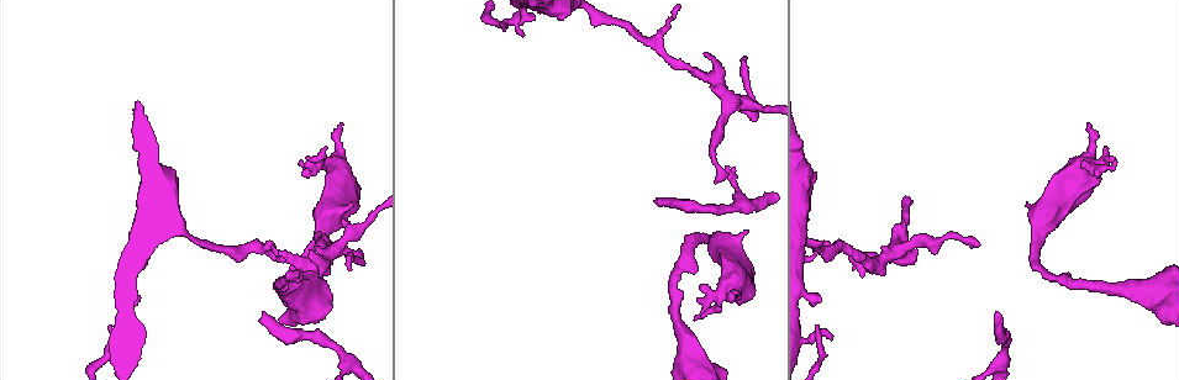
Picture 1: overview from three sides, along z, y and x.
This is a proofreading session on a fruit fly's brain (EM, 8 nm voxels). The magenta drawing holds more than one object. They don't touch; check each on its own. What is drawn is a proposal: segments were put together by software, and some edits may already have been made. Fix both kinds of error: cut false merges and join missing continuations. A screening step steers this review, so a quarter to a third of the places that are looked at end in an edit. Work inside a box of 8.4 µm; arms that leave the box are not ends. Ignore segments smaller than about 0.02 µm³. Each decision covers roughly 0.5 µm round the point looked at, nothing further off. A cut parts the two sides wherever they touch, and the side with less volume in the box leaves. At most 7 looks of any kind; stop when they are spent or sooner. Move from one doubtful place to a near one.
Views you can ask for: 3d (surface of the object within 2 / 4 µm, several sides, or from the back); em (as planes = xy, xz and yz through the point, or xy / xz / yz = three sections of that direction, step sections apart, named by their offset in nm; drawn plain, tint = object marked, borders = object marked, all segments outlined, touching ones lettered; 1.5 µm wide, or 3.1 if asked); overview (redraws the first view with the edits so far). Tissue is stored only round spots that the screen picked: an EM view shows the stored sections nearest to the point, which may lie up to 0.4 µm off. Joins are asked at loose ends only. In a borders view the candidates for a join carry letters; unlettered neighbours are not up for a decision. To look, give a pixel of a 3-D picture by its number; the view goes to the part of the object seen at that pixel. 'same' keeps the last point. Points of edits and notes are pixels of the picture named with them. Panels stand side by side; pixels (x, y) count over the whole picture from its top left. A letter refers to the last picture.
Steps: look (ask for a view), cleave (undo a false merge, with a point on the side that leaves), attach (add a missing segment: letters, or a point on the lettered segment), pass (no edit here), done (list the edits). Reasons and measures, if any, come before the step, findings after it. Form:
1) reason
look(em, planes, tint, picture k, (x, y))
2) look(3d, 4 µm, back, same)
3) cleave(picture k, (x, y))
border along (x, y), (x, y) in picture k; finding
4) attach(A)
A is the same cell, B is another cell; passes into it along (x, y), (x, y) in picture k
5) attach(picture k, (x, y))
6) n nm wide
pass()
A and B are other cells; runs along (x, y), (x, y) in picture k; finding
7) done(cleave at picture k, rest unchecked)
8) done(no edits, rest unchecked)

an open end
look(em, planes, borders, picture 1, (657, 201))

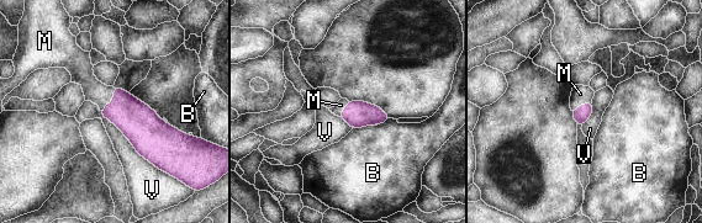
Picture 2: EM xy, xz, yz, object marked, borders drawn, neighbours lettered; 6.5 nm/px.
attach(M)
M is the same cell, B and V are other cells; passes into it along (140, 123), (114, 100), (94, 90) in picture 2; the cell continues

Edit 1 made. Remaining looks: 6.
redraw
look(overview)

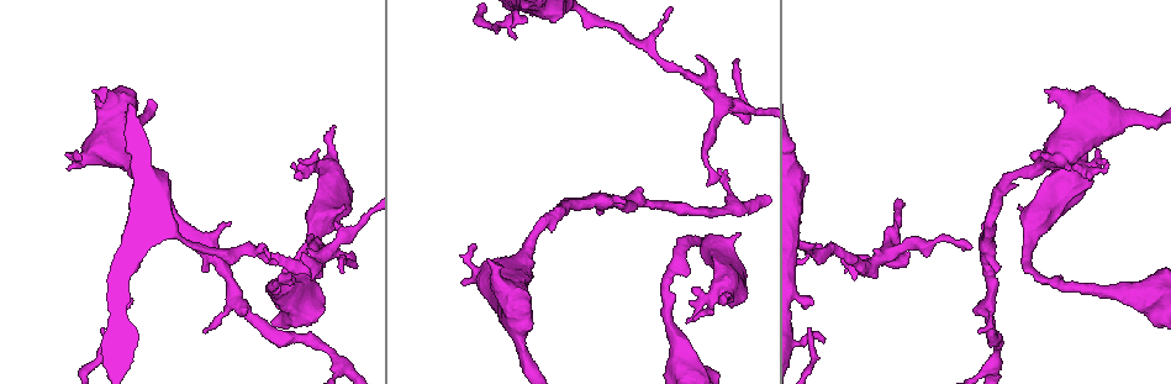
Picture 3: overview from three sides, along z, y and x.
stops while still wide
look(em, 3.1 µm, xy, step 8, borders, picture 3, (813, 303))

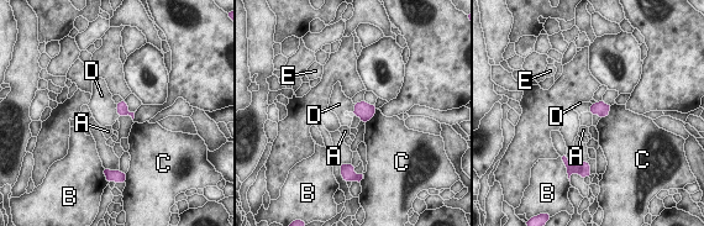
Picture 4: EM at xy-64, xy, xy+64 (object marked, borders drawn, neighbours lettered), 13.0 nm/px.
pass()
A, B, C, D and E are other cells; none of them fits

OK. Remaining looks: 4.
done(attach at picture 2, rest unchecked)

